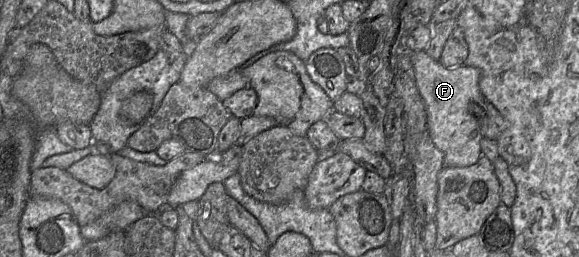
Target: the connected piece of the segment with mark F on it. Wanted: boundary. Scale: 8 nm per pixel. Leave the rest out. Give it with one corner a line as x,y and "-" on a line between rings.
426,51
411,52
416,84
427,111
427,123
434,145
442,152
444,166
467,167
482,156
480,141
482,134
478,119
470,113
473,103
486,100
481,93
479,69
463,64
454,68
444,67

